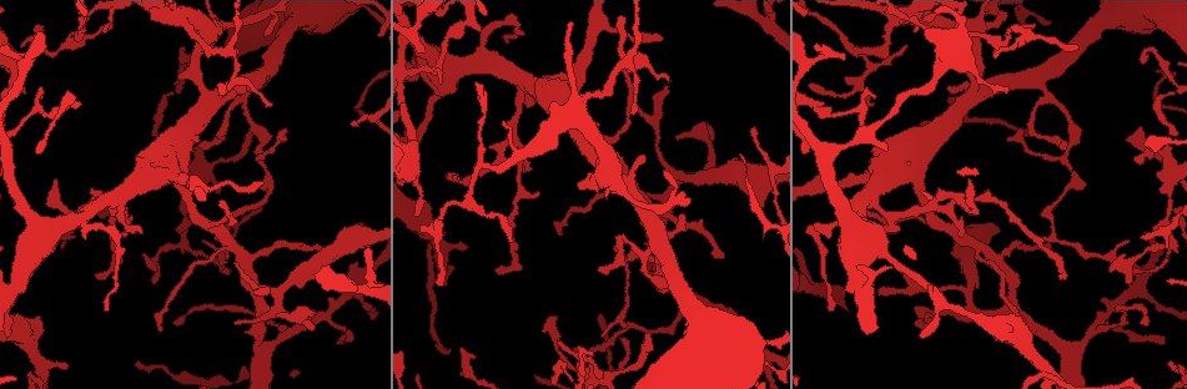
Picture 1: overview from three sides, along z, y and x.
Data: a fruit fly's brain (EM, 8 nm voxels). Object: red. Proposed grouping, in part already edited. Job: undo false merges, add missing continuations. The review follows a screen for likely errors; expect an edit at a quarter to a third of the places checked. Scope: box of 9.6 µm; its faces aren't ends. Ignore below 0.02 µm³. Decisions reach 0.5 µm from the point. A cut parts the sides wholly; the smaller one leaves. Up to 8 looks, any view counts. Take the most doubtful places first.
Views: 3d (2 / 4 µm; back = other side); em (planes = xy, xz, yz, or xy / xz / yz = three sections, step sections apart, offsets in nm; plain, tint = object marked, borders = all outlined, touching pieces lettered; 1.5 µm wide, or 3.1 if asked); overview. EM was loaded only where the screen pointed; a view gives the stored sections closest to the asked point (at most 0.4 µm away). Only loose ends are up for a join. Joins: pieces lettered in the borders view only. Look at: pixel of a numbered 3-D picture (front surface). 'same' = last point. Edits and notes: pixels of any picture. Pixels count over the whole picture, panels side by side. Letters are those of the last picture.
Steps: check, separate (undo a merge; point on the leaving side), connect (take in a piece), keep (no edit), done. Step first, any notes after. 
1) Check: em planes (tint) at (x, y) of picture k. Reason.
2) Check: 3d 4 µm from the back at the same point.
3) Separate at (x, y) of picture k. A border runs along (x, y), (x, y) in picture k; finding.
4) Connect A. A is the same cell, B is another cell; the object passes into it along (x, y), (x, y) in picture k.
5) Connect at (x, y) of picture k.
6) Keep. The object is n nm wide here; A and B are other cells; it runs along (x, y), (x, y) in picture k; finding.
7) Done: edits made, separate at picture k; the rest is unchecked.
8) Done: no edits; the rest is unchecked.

Check: em planes (borders) at (509, 242) of picture 1. Branch stops here.

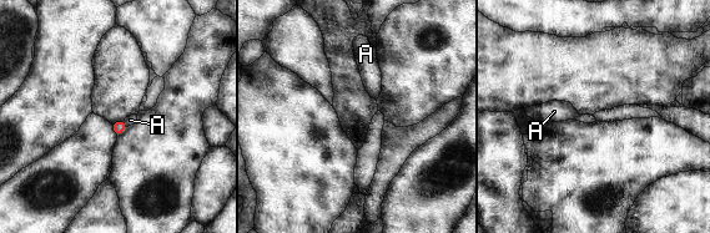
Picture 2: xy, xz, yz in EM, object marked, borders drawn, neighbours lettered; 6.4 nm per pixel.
Keep. The object is 90 nm wide here; A is another cell; a border runs along (124, 120), (127, 126) in picture 2; no lettered piece goes on from it.

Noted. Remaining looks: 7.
Check: em planes (borders) at (466, 250) of picture 1. An open end.

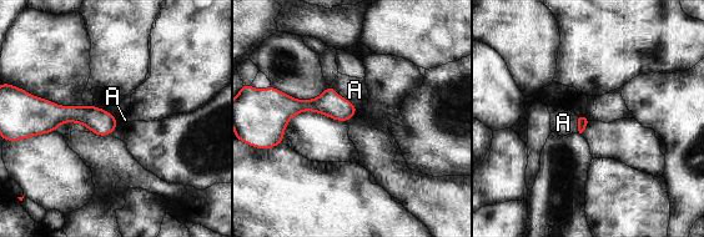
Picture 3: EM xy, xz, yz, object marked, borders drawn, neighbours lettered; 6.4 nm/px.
Keep. A is another cell; a border runs along (330, 85), (358, 109) in picture 3; none of them fits.

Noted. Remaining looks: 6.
Check: em planes (borders) at (700, 133) of picture 1. Sharp bend.

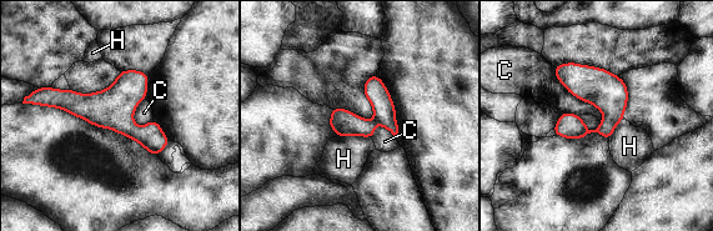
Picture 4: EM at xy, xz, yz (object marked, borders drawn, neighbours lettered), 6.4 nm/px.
Keep. C and H are other cells; it runs along (43, 96), (109, 109), (165, 141) in picture 4; all the same neuron.

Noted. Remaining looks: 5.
Done: no edits; the rest is unchecked.

